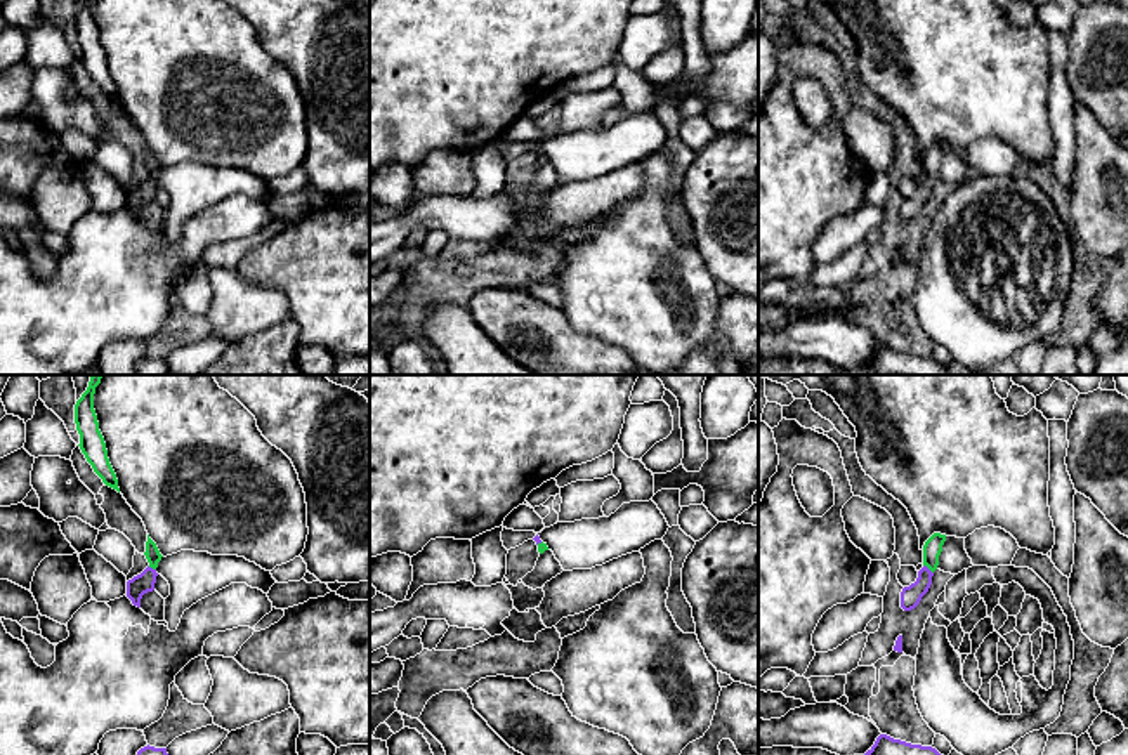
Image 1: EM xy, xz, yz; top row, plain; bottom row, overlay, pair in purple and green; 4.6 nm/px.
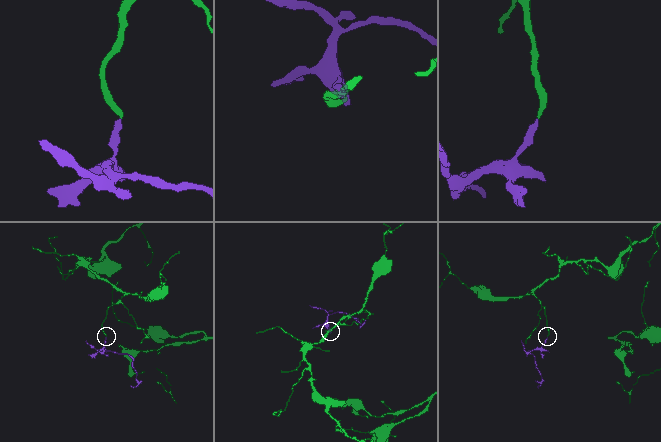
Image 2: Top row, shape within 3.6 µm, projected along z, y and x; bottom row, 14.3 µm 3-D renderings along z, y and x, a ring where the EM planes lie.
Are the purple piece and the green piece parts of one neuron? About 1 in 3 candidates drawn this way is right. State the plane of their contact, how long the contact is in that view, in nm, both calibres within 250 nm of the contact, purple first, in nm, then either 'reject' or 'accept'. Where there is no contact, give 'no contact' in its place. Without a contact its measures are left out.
yz | 60 nm | 100/90 nm | accept

